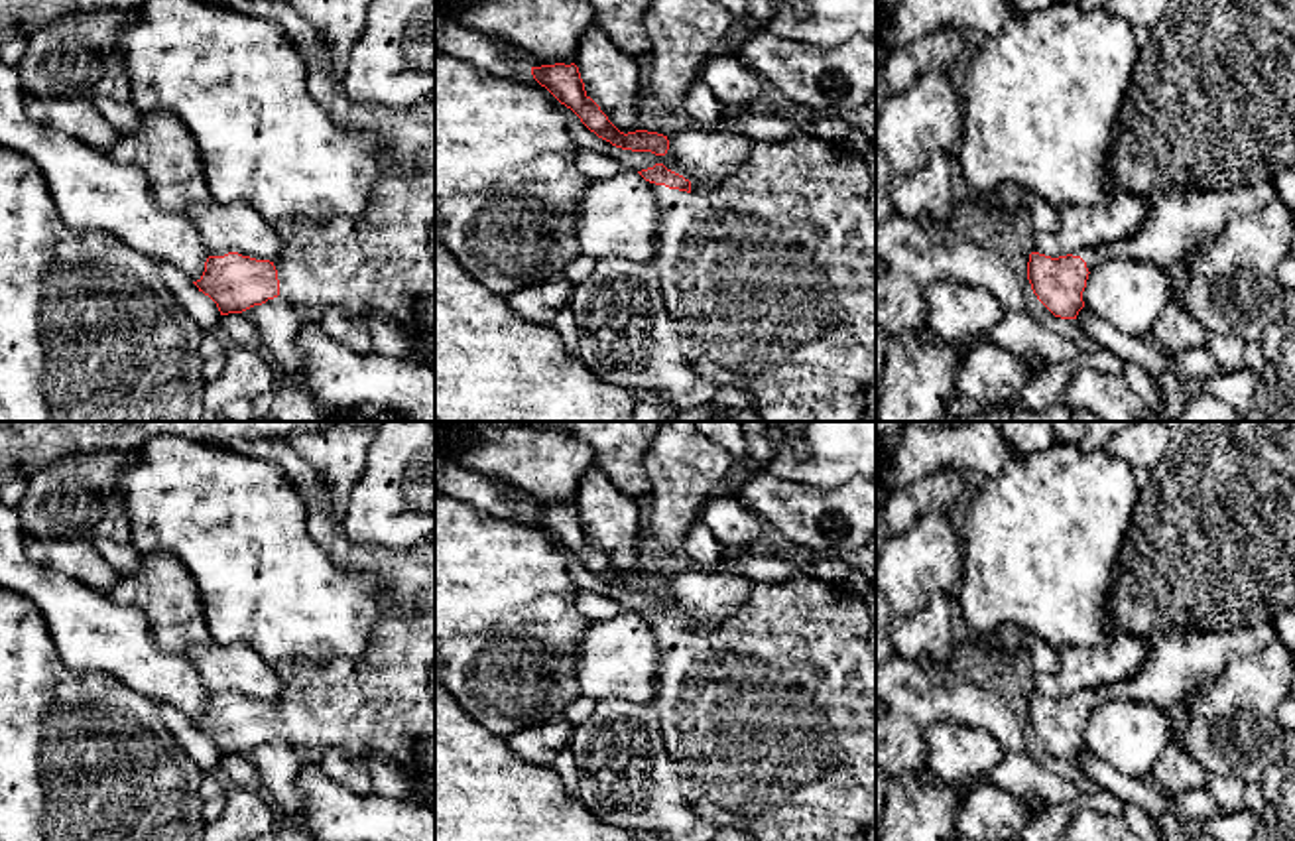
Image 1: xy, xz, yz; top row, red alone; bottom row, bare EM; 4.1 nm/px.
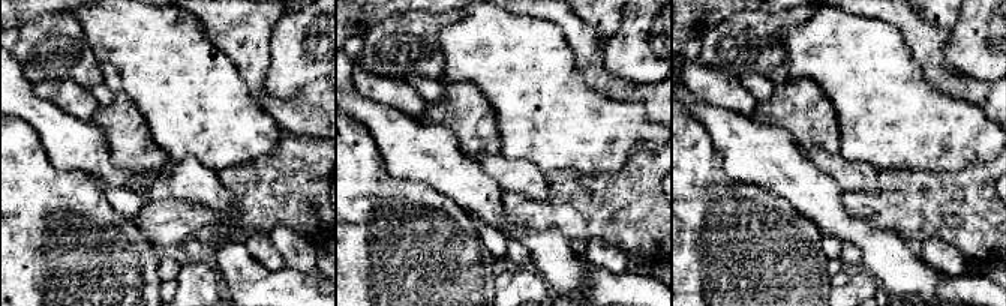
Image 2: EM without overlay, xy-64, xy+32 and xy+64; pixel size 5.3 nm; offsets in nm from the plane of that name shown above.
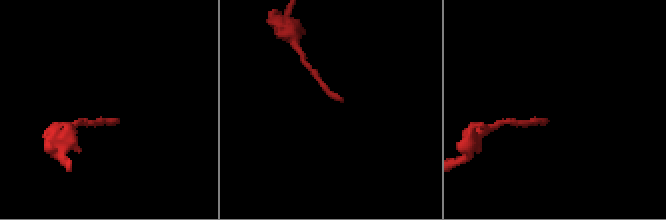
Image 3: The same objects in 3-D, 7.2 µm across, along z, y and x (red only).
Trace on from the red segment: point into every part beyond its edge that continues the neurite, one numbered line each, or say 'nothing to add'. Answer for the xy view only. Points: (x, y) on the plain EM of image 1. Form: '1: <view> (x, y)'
1: xy (380, 704)

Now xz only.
1: xz (770, 727)

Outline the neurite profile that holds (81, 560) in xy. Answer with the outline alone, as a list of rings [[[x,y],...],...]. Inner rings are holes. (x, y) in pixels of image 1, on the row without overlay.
[[[24,532],[26,550],[33,563],[69,575],[89,589],[110,593],[120,575],[85,540],[37,540]]]

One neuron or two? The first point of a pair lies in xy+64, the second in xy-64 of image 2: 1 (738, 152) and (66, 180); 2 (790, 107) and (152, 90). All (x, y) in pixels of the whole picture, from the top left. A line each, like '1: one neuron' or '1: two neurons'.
1: two neurons
2: two neurons

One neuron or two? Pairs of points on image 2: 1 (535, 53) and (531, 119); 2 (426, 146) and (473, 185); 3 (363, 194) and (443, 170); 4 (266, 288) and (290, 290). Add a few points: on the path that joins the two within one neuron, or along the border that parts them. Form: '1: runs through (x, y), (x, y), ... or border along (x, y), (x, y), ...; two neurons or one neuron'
1: runs through (534, 69), (534, 102); one neuron
2: runs through (438, 158), (461, 179); one neuron
3: border along (383, 158), (395, 177), (420, 180), (443, 195); two neurons
4: runs through (272, 290), (284, 290); one neuron

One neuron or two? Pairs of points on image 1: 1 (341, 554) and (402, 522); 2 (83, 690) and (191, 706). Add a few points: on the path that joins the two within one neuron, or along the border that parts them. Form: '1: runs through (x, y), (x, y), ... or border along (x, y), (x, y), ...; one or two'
1: border along (341, 520), (343, 532), (359, 544), (408, 544); two
2: border along (113, 676), (152, 702); two

